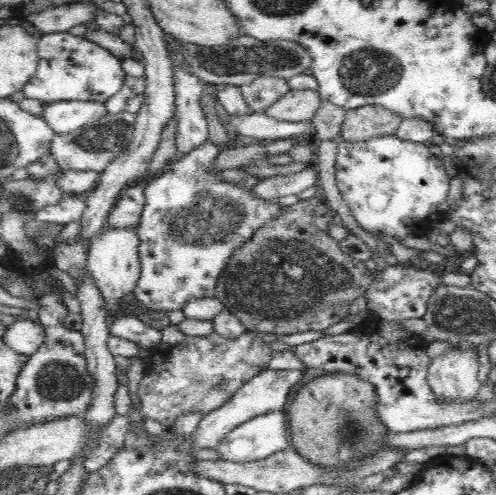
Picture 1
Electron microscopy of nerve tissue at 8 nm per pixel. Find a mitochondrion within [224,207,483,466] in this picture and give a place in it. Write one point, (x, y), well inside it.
(348, 432)

